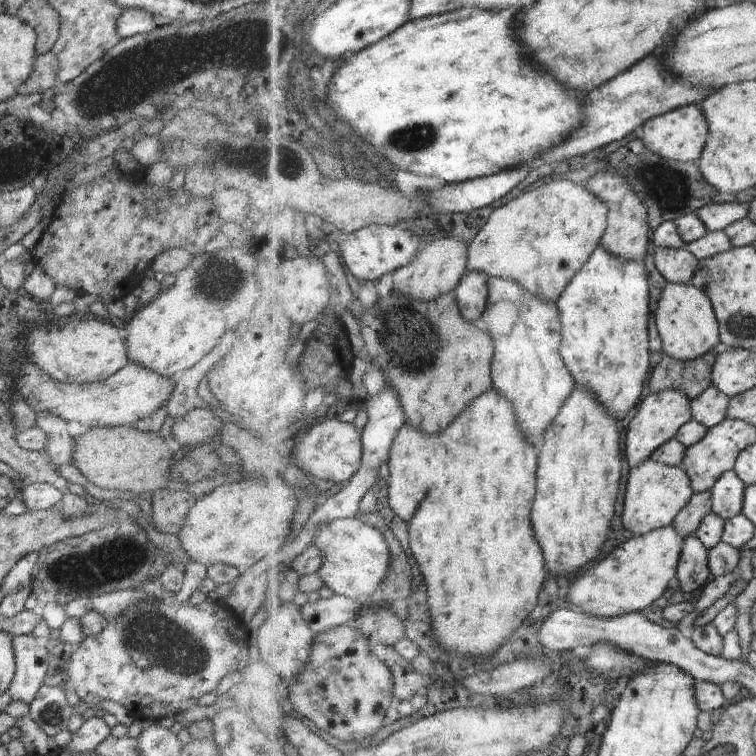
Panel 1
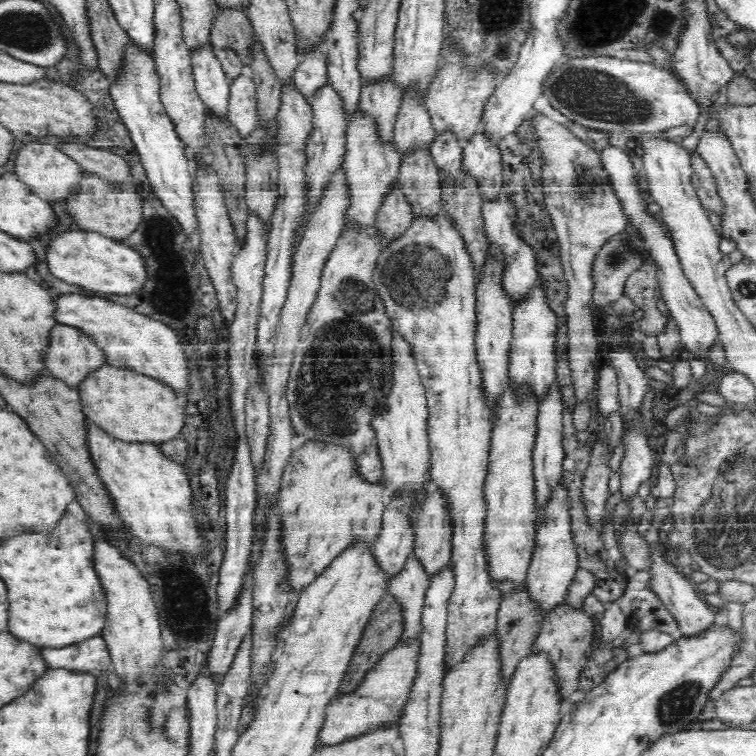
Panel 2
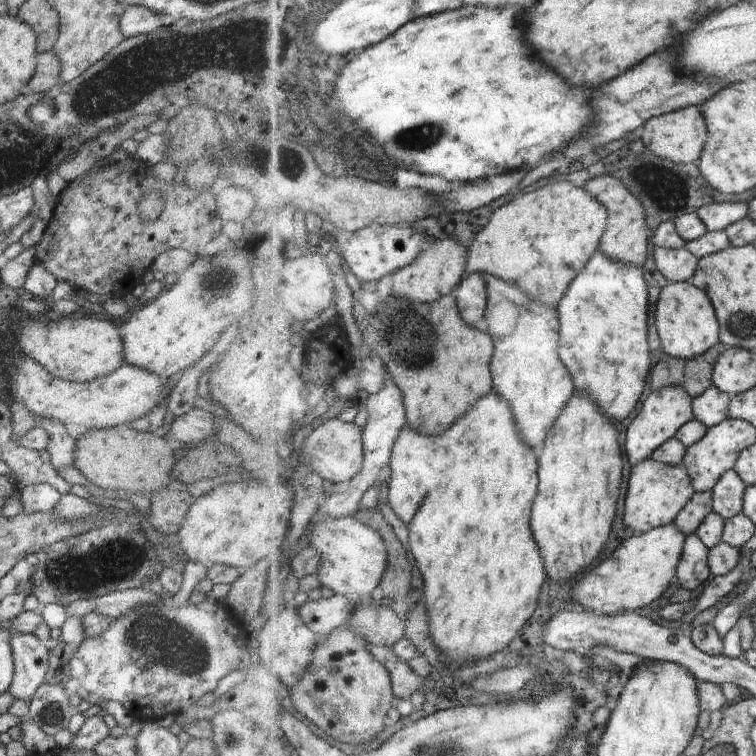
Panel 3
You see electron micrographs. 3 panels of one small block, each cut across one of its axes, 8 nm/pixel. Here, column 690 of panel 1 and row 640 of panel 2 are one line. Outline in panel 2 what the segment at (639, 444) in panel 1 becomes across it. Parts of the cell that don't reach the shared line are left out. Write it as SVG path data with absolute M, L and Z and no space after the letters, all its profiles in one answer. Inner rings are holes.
M419 635L410 638L401 637L392 644L392 648L383 654L381 660L363 677L360 685L350 693L338 694L326 704L325 718L314 744L314 751L326 747L337 747L352 739L360 739L372 732L382 732L388 728L397 728L404 716L405 706L410 702L418 680L422 656Z

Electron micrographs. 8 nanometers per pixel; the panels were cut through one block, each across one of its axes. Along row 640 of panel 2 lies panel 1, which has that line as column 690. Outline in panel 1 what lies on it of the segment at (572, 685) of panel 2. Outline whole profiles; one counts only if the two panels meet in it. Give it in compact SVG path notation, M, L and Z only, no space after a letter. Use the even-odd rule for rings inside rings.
M698 535L686 538L678 576L684 591L694 592L712 580L714 574L711 570L710 556L710 548Z

